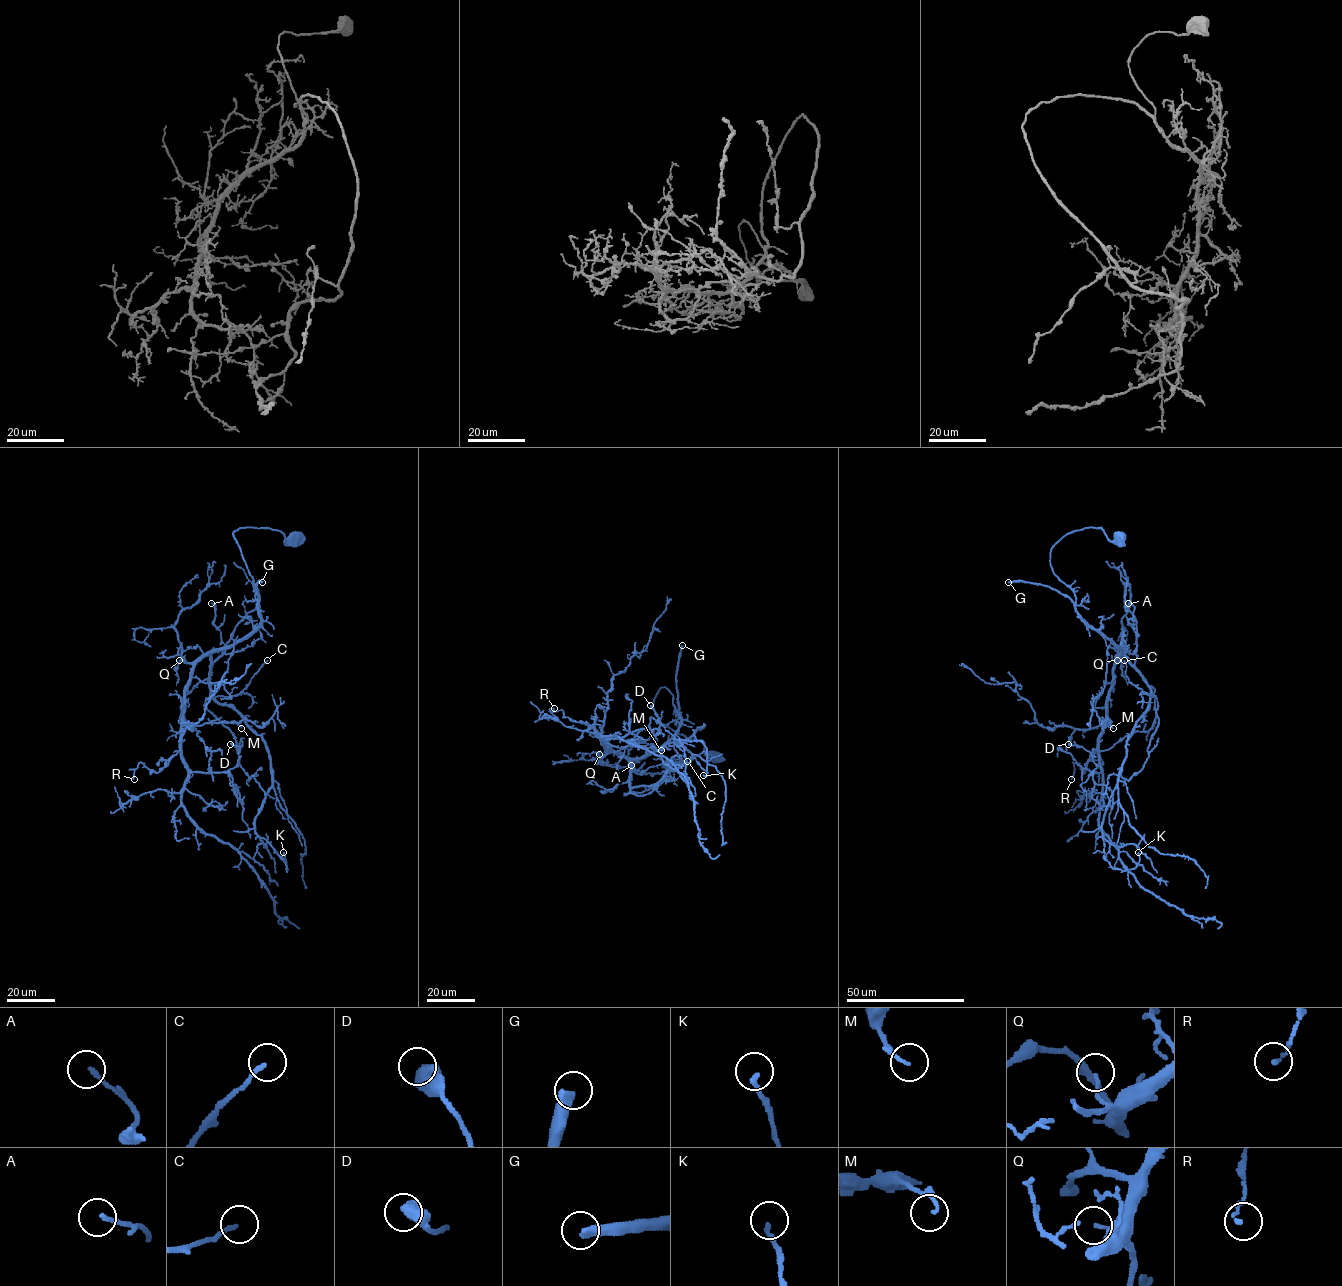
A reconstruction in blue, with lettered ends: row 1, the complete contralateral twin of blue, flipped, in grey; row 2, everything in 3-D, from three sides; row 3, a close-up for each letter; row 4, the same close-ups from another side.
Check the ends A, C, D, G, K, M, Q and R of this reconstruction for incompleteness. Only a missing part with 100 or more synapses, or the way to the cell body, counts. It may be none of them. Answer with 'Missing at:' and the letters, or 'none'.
Missing at: G

